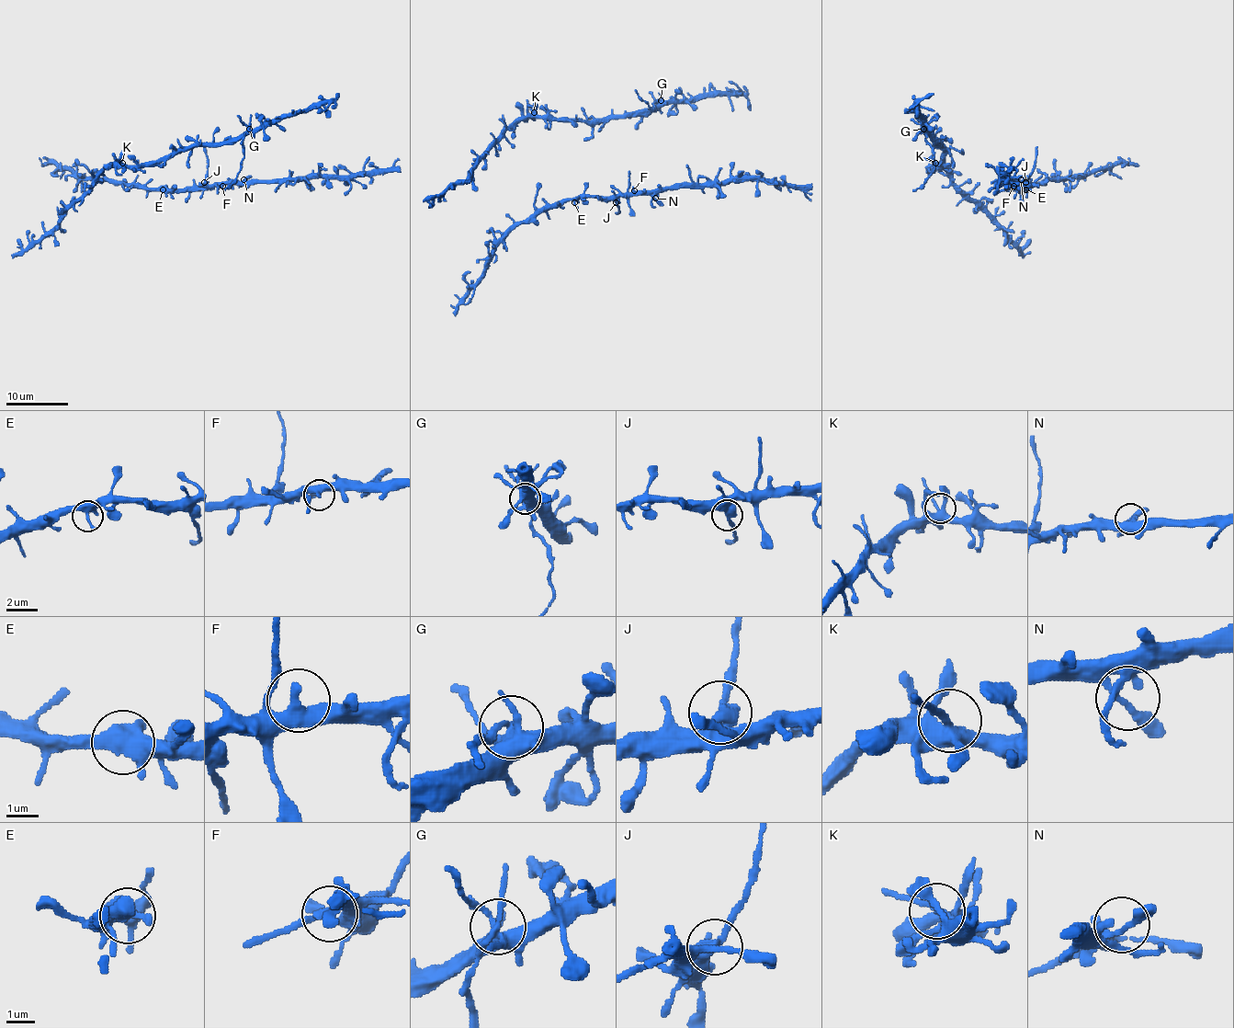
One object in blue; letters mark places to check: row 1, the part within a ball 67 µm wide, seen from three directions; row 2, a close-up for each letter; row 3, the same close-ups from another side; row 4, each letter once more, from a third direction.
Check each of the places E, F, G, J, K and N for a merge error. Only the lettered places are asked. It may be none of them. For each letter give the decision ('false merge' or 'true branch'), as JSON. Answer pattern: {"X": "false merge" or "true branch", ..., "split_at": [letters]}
{"E": "true branch", "F": "true branch", "G": "false merge", "J": "false merge", "K": "true branch", "N": "true branch", "split_at": ["G", "J"]}

